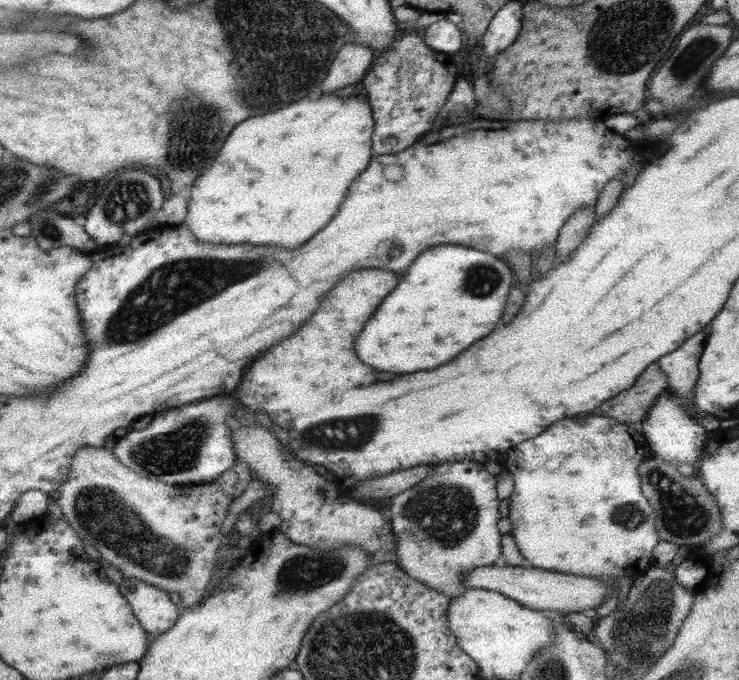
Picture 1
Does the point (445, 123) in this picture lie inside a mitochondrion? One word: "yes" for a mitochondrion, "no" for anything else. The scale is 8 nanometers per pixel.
no

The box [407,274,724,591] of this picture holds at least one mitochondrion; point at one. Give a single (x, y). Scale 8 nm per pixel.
(685, 517)

